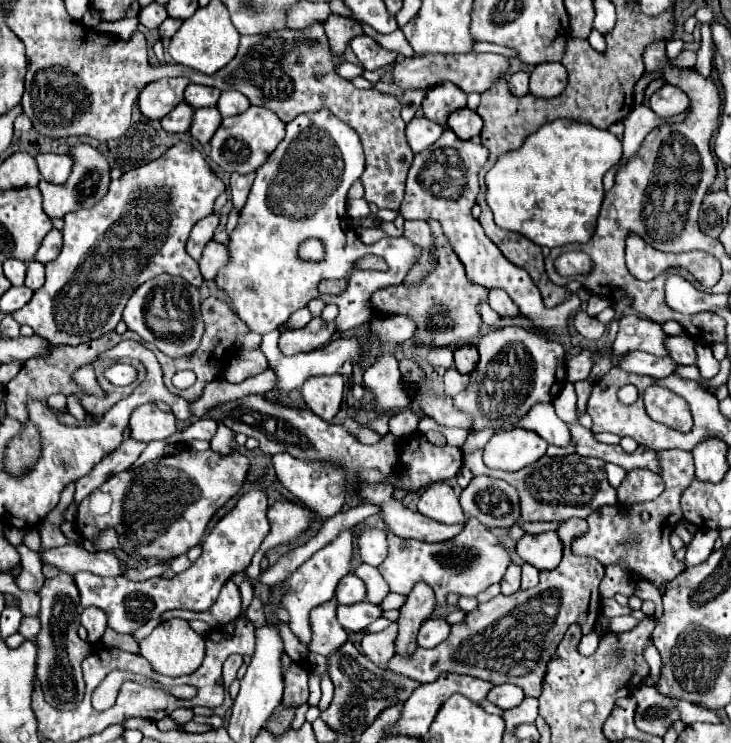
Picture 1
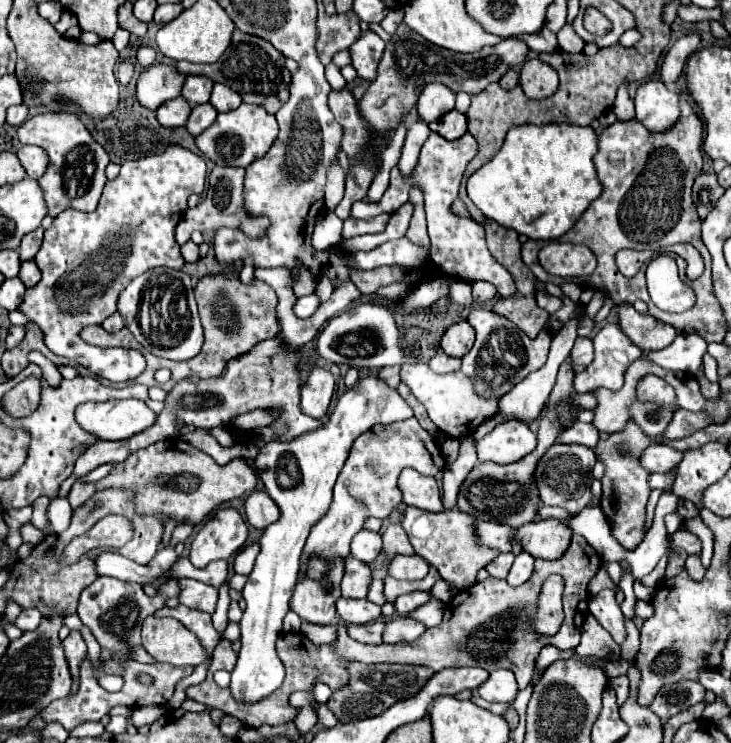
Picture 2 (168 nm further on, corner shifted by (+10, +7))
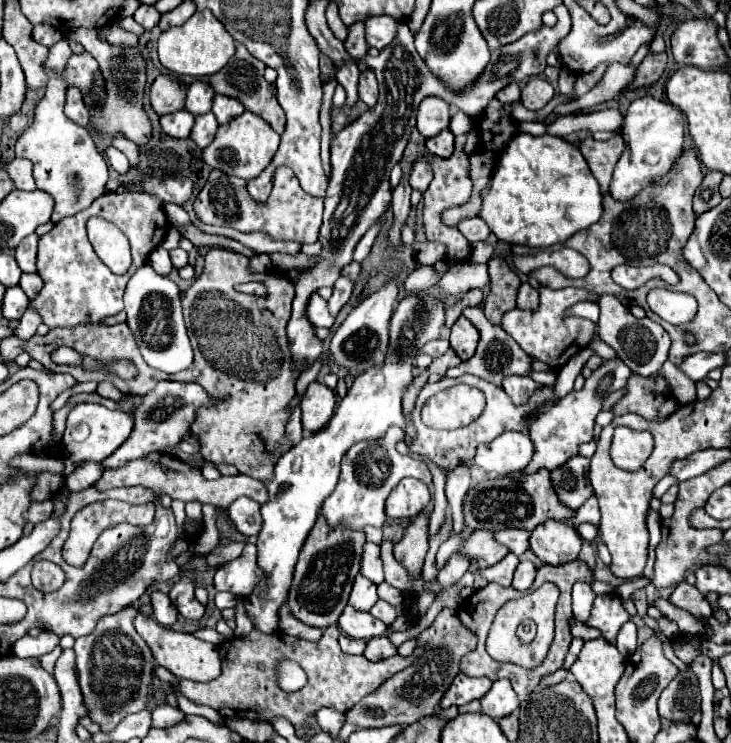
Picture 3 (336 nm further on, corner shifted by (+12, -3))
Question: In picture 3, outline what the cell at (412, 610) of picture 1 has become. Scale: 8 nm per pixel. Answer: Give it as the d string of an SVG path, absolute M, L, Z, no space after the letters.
M422 510L408 526L406 534L394 546L396 560L408 568L412 576L418 576L424 566L424 556L428 552L428 516Z

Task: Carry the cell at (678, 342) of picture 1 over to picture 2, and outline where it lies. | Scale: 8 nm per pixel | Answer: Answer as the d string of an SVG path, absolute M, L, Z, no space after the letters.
M620 304L618 314L622 330L642 348L642 352L666 348L678 336L670 324L664 324L650 314L638 314L630 304Z

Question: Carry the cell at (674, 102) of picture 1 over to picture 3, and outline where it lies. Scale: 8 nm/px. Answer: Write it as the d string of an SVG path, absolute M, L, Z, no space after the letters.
M642 96L634 100L626 112L622 138L626 146L614 168L610 196L618 202L628 202L646 186L656 184L664 174L668 174L680 158L684 150L684 114L664 100Z

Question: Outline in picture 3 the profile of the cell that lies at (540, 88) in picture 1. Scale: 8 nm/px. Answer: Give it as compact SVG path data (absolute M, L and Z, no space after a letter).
M530 78L528 84L522 88L522 104L528 110L540 110L544 108L554 96L554 88L542 80L542 78Z

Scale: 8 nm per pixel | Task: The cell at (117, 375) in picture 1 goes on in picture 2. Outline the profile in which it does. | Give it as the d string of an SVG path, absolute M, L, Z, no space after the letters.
M170 146L170 148L166 148L166 152L162 152L162 154L150 154L150 156L144 156L144 158L140 158L140 160L122 164L120 174L118 174L114 180L108 180L108 182L106 182L104 192L102 192L102 198L100 198L100 204L98 204L98 208L96 208L92 214L84 214L84 212L78 212L78 210L64 210L62 214L58 214L58 216L54 218L52 226L44 232L42 248L40 248L38 256L34 258L36 264L38 264L38 268L42 270L42 280L40 280L34 288L28 288L28 290L26 290L24 300L22 300L20 308L18 308L22 314L26 314L26 316L30 318L30 322L34 322L34 324L38 324L38 326L42 328L42 332L44 332L44 336L46 336L46 346L48 346L54 354L66 356L70 362L88 368L90 374L100 376L100 378L106 378L106 380L110 380L110 382L126 382L126 380L134 380L138 374L142 374L142 370L146 368L146 360L144 360L144 356L142 356L138 350L124 348L104 349L89 345L80 338L80 330L82 330L84 326L90 326L90 324L102 324L108 316L112 316L112 314L116 312L118 294L120 294L136 276L140 276L142 272L146 272L146 270L150 270L150 268L156 268L156 266L168 266L168 268L174 268L174 270L182 270L182 266L184 266L186 262L184 262L184 258L182 258L182 254L180 254L180 246L178 246L176 240L174 240L174 230L176 230L180 218L184 216L184 212L186 212L186 208L188 208L188 206L186 206L188 196L190 196L190 194L202 194L202 190L204 190L204 186L206 186L206 174L208 174L208 172L206 172L206 162L204 162L202 156L196 156L194 152L190 152L190 150L182 148L182 146Z

